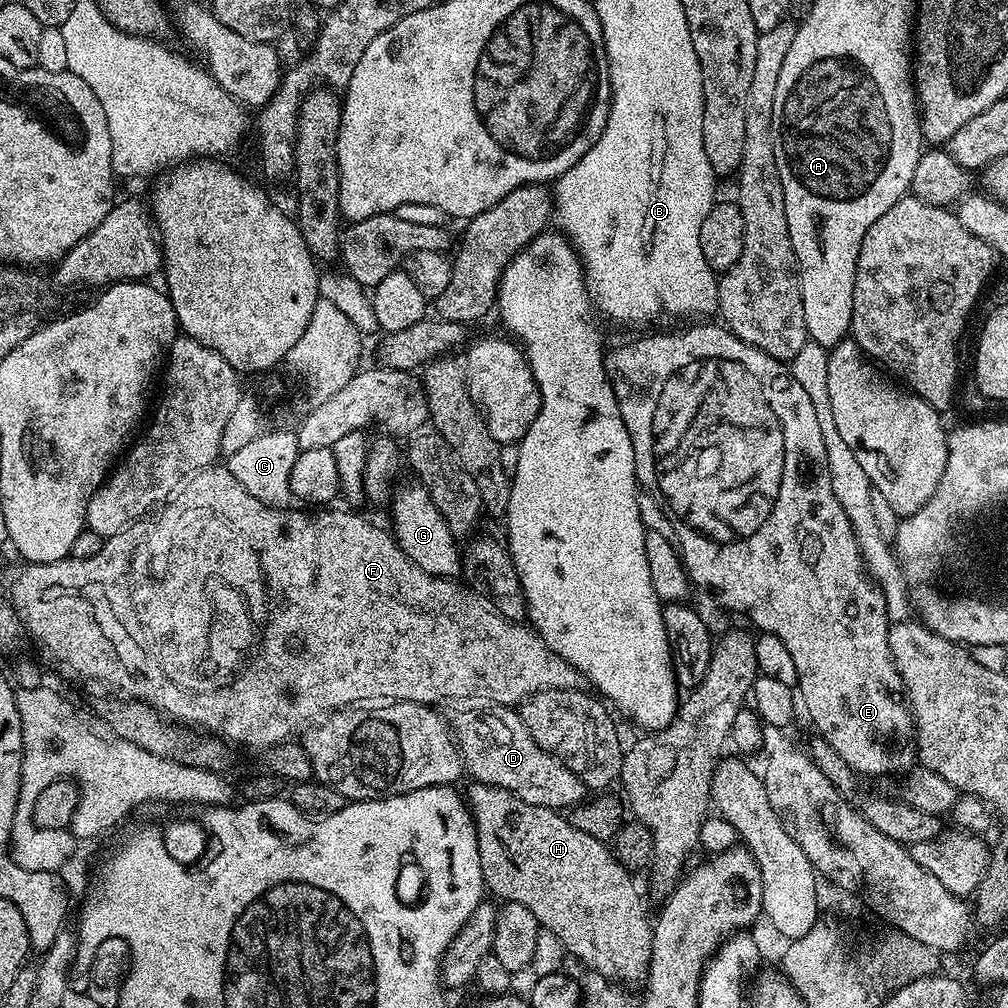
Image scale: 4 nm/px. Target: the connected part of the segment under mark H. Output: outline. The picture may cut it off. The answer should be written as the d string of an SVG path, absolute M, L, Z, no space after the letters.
M469 783L468 792L466 791L466 803L470 811L472 811L472 821L476 824L476 837L478 838L478 854L482 862L482 874L484 875L484 886L489 893L492 892L496 896L501 896L501 901L511 902L513 904L521 904L526 906L526 910L530 910L530 914L534 914L534 918L540 923L541 929L545 932L552 932L560 939L560 945L563 946L565 953L569 957L572 956L576 960L581 960L588 968L593 968L600 976L605 976L605 981L619 982L624 986L632 986L628 984L636 984L647 981L648 967L652 961L652 926L653 921L648 920L648 912L644 909L644 900L640 897L640 892L636 889L636 884L632 881L633 873L627 868L623 868L616 861L616 853L605 841L585 834L583 830L578 830L578 826L574 826L569 822L567 815L561 814L555 808L547 808L546 806L534 806L530 802L522 802L522 798L518 798L518 794L514 794L505 788L498 786L490 786L489 784Z

